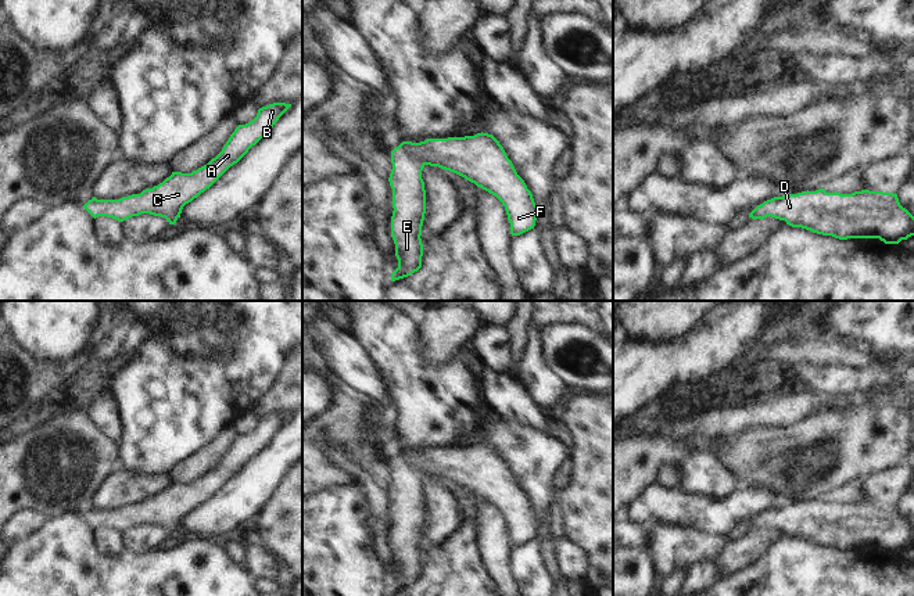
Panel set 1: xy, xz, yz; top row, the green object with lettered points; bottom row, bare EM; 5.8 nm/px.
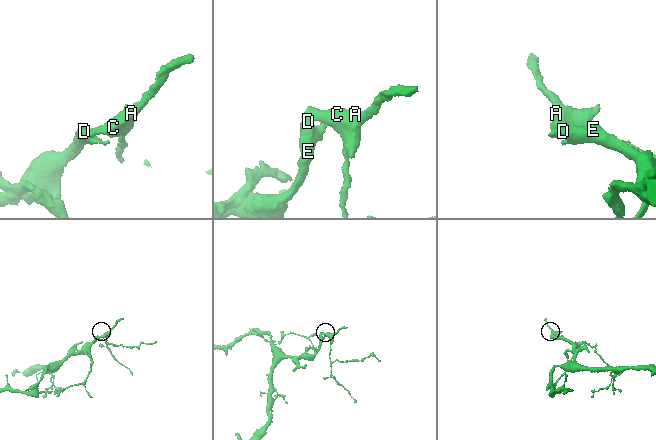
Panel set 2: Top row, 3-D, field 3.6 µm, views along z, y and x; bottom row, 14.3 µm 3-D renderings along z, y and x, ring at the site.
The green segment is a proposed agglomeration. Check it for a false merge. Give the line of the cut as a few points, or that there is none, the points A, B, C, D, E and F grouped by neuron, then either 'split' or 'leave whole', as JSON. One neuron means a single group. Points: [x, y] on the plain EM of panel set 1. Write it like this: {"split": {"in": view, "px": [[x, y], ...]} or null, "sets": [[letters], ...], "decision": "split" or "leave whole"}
{"split": null, "sets": [["A", "B", "C", "D", "E", "F"]], "decision": "leave whole"}

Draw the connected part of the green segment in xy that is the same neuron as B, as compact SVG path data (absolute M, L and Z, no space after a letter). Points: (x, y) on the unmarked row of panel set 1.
M273 413L259 419L251 432L234 439L215 468L191 484L172 482L158 496L119 510L97 510L93 507L83 518L94 529L107 527L123 532L132 527L150 524L165 528L169 535L175 535L183 517L209 499L230 477L237 474L252 456L270 442L290 417L291 414Z

